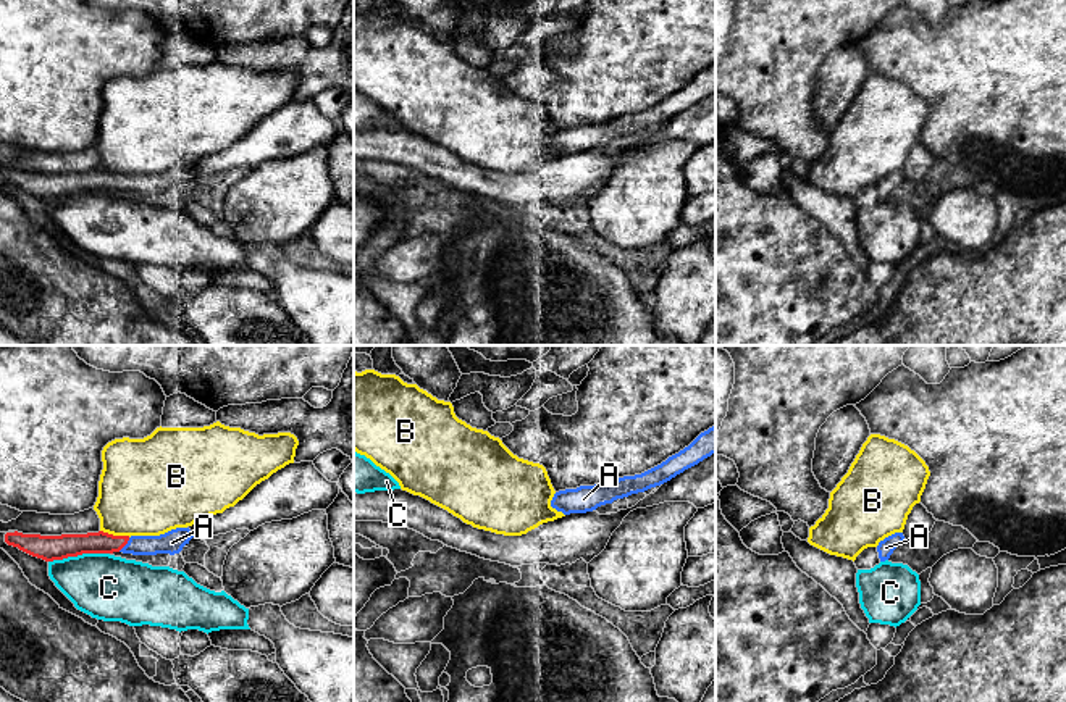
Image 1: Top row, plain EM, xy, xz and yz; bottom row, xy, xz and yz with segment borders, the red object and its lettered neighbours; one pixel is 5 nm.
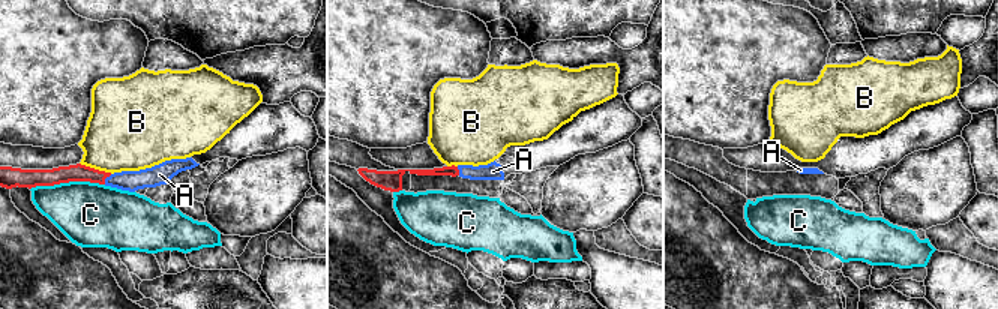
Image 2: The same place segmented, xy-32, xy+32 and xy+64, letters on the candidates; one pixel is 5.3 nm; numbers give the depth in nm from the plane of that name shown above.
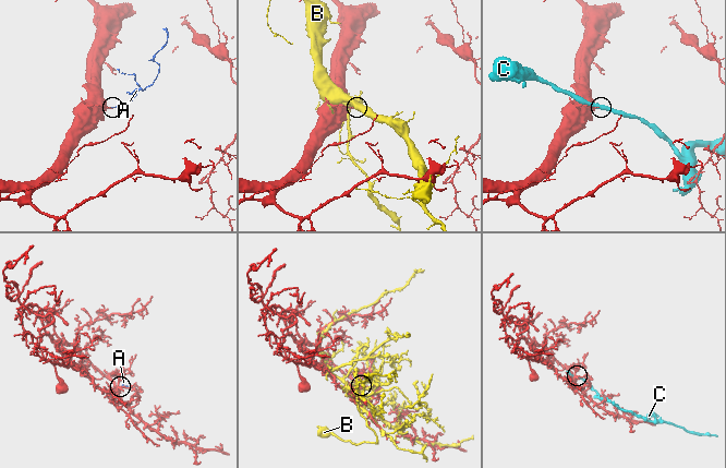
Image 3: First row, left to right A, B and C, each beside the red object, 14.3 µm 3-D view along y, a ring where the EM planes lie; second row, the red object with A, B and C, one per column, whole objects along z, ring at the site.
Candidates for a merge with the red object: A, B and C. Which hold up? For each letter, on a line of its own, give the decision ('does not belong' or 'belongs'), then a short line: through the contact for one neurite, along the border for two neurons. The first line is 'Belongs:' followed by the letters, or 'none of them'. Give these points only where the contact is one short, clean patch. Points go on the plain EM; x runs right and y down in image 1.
Belongs: A
A: belongs | xy (92, 181), (125, 183), (172, 181)
B: does not belong
C: does not belong

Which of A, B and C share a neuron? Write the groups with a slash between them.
A / B / C

